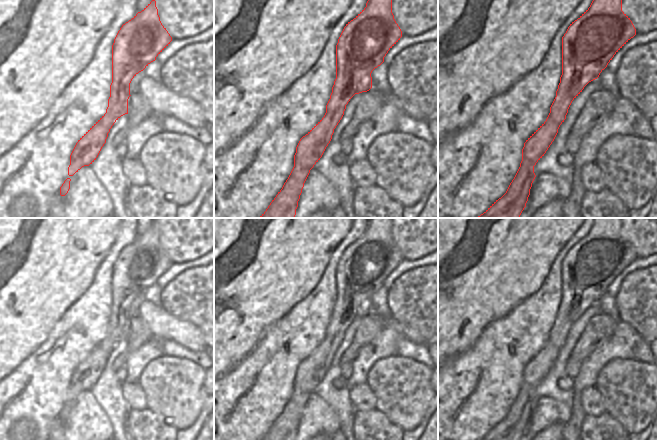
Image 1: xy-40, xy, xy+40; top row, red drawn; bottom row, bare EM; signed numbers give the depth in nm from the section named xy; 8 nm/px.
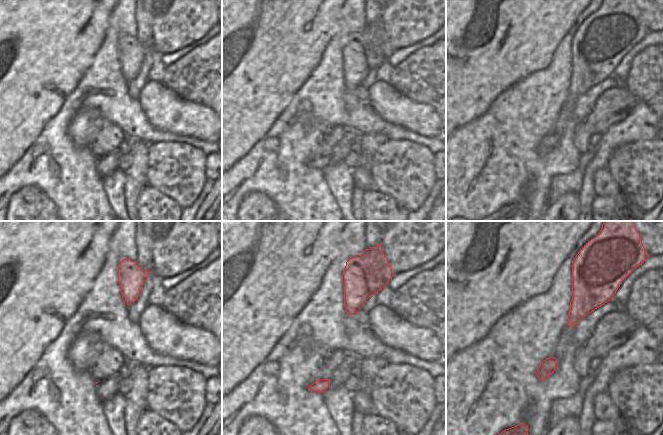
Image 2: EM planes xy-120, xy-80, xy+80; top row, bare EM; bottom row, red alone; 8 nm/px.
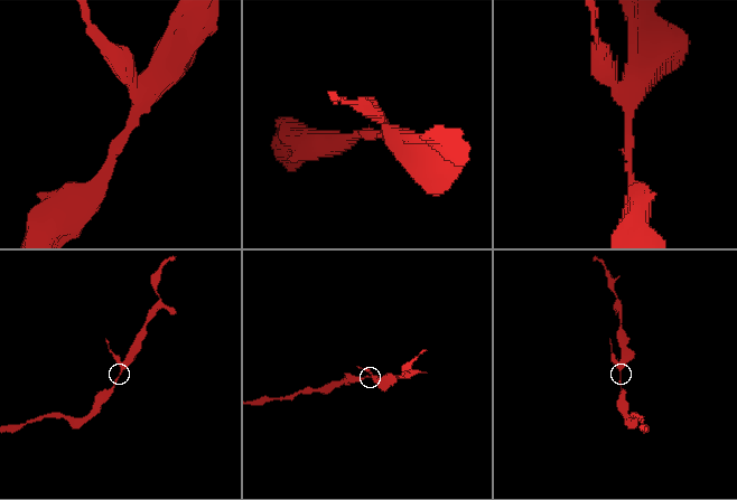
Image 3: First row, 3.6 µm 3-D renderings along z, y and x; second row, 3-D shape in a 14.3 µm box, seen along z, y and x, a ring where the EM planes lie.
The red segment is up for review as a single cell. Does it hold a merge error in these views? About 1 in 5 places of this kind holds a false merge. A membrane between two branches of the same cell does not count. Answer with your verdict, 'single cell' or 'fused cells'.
single cell

